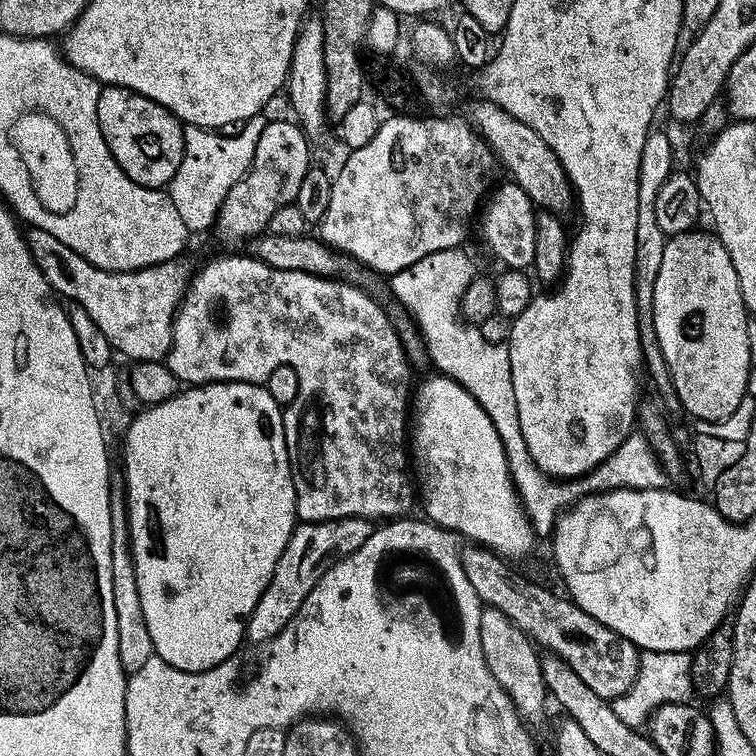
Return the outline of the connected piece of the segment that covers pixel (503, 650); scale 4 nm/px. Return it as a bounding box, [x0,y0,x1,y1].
[478,606,546,721]

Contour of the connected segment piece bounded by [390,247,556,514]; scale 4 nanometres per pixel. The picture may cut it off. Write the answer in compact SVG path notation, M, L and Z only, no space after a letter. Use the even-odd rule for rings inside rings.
M463 247L438 250L406 266L406 270L391 273L392 292L397 302L416 319L415 327L426 345L427 359L436 363L435 371L462 385L494 424L494 430L504 444L512 483L522 493L527 511L532 514L544 512L555 506L556 492L548 485L551 484L549 477L528 459L526 438L522 438L522 426L518 426L518 406L514 402L507 343L486 342L479 327L469 326L461 319L460 295L474 275L472 260L464 251Z

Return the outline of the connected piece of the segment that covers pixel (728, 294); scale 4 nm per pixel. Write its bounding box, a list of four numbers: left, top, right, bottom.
[654,230,752,421]

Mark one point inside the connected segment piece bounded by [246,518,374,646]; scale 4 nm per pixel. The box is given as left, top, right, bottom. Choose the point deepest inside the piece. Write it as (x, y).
(314, 547)

